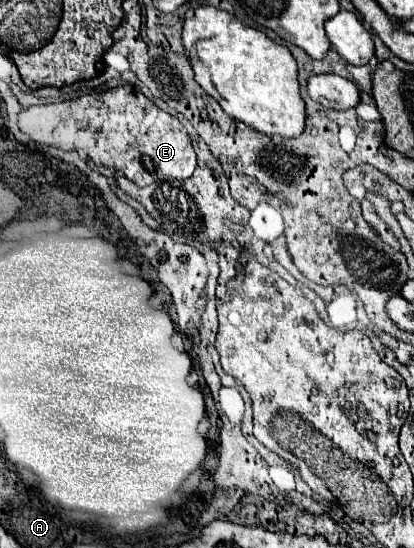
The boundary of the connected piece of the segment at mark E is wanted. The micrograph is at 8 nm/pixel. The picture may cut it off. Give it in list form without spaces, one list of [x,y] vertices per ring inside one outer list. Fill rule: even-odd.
[[[121,85],[97,95],[83,95],[57,105],[29,107],[21,113],[19,129],[39,145],[85,153],[95,165],[123,173],[137,187],[165,179],[187,179],[197,165],[183,123],[161,111],[133,85]]]

